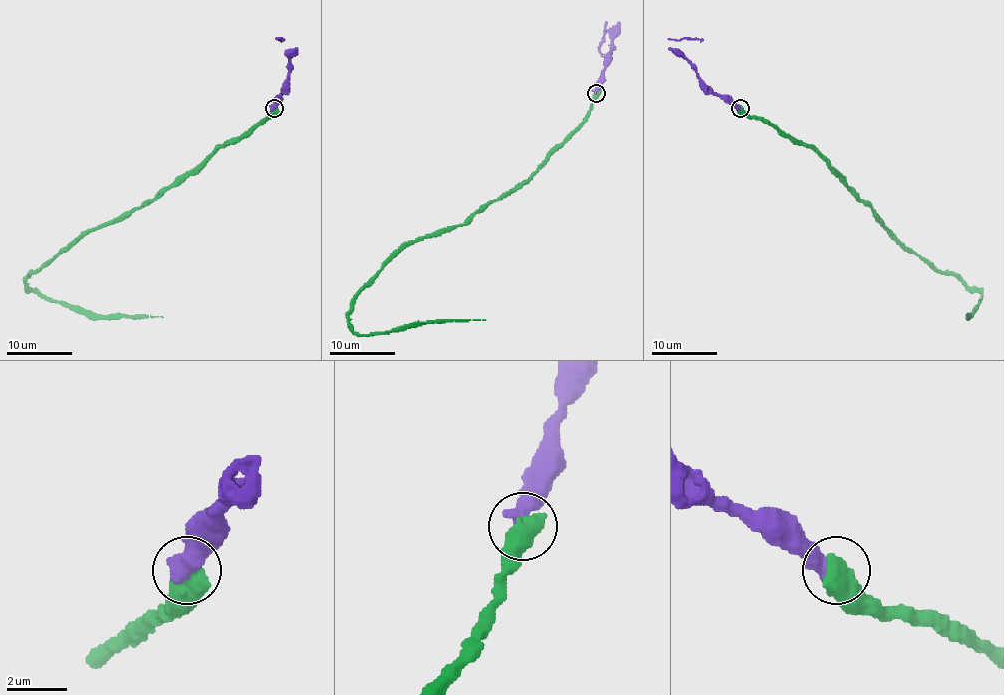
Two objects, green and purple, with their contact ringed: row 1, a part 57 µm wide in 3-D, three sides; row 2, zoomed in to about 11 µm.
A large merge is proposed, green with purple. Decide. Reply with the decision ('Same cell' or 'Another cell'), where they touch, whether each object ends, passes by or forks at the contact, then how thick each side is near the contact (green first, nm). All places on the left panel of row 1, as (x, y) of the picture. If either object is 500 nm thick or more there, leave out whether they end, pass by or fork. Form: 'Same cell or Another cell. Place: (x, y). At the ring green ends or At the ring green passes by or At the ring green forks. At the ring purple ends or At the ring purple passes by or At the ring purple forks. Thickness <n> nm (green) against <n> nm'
Another cell. Place: (274, 108). Thickness 700 nm (green) against 500 nm

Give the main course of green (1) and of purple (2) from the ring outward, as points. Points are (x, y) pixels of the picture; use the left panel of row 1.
1: (274, 107), (266, 119), (223, 143), (140, 207), (83, 232), (26, 281), (32, 292), (97, 315), (163, 317)
2: (272, 107), (279, 101), (289, 75), (289, 49), (282, 39), (277, 39), (281, 42)

